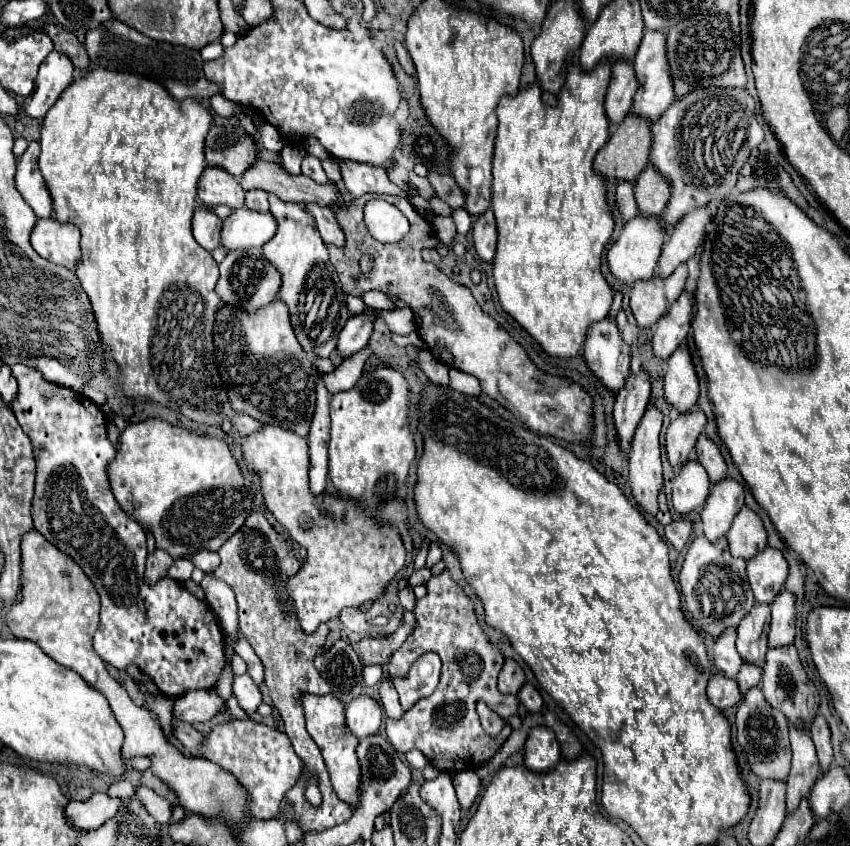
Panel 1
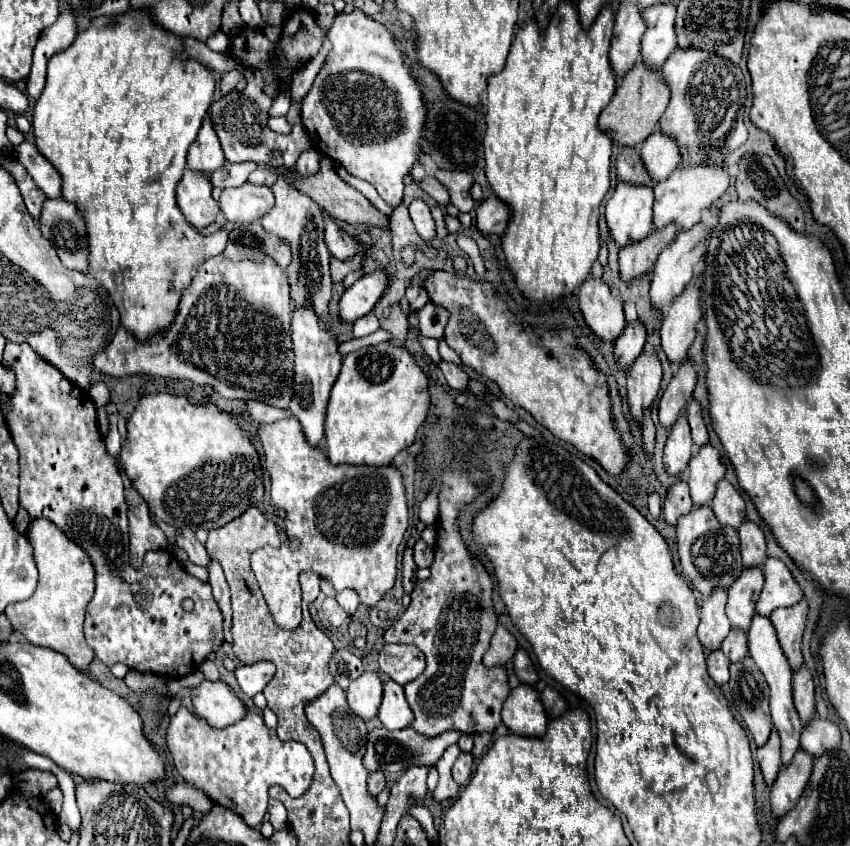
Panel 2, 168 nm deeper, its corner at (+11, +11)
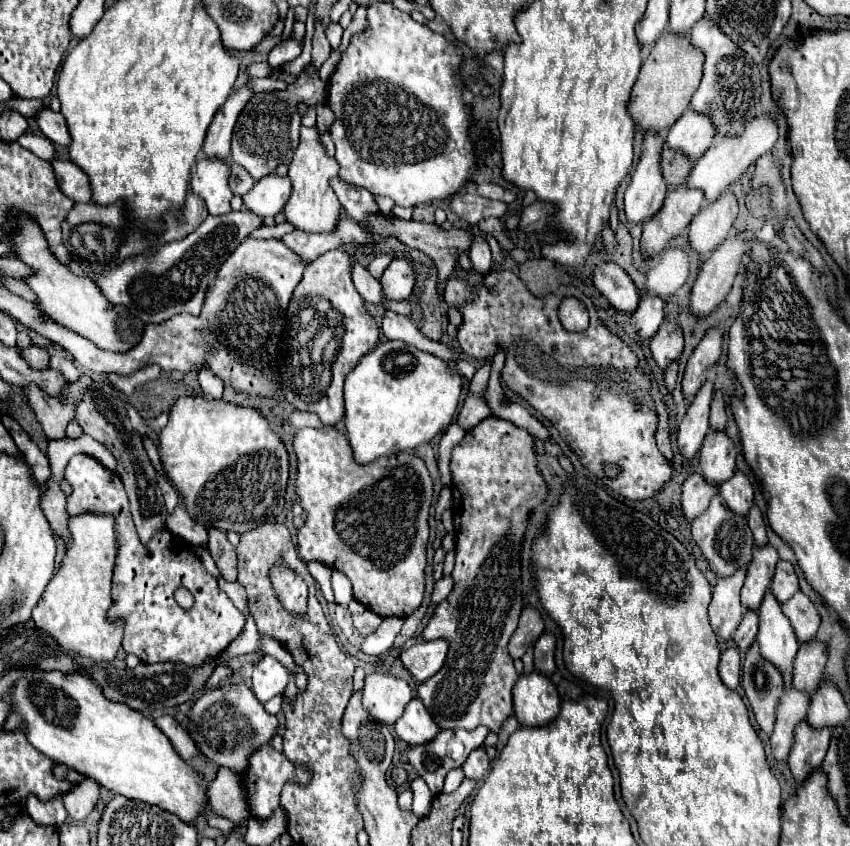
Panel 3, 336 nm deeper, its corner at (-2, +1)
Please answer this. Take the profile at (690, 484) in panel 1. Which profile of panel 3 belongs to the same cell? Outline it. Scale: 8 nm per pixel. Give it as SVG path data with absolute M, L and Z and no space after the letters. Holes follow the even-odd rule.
M706 381L696 397L692 399L686 417L682 419L678 427L678 451L684 459L694 459L702 447L702 441L708 433L708 413L710 413L710 401L712 401L712 381Z

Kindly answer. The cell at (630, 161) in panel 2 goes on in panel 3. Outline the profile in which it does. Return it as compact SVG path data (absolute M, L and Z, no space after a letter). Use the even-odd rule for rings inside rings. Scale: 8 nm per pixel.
M666 147L662 149L660 169L662 169L662 177L666 185L682 185L690 173L690 165L692 161L688 161L688 157L684 157L682 153L666 149Z

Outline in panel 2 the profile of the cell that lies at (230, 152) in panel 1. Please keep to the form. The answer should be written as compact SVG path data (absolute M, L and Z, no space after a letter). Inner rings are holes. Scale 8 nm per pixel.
M245 69L245 75L251 75L247 79L247 87L243 93L237 89L223 95L219 101L211 105L211 119L217 131L217 137L221 141L221 147L225 151L225 159L229 163L241 163L241 161L253 161L257 165L271 165L271 167L285 167L291 169L297 161L297 157L311 147L311 139L307 131L291 131L289 135L279 135L269 129L269 107L273 103L271 95L265 93L265 81L257 69Z

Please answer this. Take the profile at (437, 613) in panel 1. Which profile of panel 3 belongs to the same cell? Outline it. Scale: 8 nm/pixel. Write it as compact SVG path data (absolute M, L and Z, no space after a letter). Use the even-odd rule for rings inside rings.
M486 417L476 427L466 431L462 443L452 449L450 459L452 473L452 513L456 527L456 565L452 571L454 589L440 605L436 605L430 621L420 637L424 641L448 641L446 665L428 681L418 687L428 713L440 725L440 729L476 729L480 725L498 733L502 723L514 715L512 689L520 675L514 669L512 657L506 645L516 631L518 617L522 613L522 585L520 585L520 543L526 529L528 513L546 499L546 485L536 471L536 457L532 435L510 421L498 417Z

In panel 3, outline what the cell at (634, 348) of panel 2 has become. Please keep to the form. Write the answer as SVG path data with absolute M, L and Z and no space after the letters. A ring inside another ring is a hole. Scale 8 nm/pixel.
M658 297L640 299L640 305L634 313L636 333L638 333L640 341L652 341L652 337L656 335L656 331L662 325L662 321L664 321L664 301Z

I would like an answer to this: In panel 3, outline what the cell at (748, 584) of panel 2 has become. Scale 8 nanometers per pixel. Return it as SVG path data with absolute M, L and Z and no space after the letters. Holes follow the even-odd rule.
M772 545L754 549L754 559L748 565L746 581L742 587L742 605L748 611L760 609L760 603L762 603L766 591L770 589L776 563L778 563L778 553Z

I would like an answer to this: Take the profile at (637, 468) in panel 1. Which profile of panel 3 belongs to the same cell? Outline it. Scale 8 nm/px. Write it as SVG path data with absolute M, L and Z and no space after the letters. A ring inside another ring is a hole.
M664 321L650 341L650 351L656 361L656 365L662 371L668 371L668 367L680 359L682 355L682 331L674 321Z

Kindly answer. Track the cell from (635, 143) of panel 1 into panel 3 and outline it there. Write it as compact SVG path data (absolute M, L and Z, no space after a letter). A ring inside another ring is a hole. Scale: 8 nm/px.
M664 31L642 63L638 81L630 95L628 113L632 115L636 127L640 127L644 133L668 131L688 109L690 99L700 85L702 63L704 55L698 49L692 49L688 37L674 37L672 33Z

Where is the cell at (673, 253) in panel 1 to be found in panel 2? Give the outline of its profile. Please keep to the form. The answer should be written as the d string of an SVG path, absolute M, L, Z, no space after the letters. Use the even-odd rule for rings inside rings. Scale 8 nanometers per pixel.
M697 163L697 165L679 165L665 181L659 181L653 185L655 191L655 215L653 223L655 229L665 227L667 223L675 221L681 229L693 227L701 221L701 211L711 207L713 201L717 201L729 187L729 173L725 163L711 165L711 163Z

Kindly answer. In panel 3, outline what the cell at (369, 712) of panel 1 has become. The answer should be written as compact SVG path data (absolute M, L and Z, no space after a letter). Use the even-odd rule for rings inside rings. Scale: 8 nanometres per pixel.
M372 673L366 677L362 705L378 721L392 725L412 699L412 689L406 679L394 675Z

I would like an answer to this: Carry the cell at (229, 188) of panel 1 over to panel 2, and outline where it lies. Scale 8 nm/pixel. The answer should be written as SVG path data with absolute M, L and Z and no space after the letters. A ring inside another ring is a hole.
M207 115L207 119L203 119L199 135L197 135L195 143L189 147L187 165L191 169L203 171L207 175L225 165L225 155L223 155L223 149L219 145L219 139L217 139L217 133L213 129L209 115Z

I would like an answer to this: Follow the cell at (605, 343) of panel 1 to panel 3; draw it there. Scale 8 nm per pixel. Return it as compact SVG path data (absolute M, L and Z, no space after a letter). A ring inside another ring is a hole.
M604 263L594 269L594 287L606 297L614 311L632 317L640 297L636 287L626 271L622 271L616 263Z

